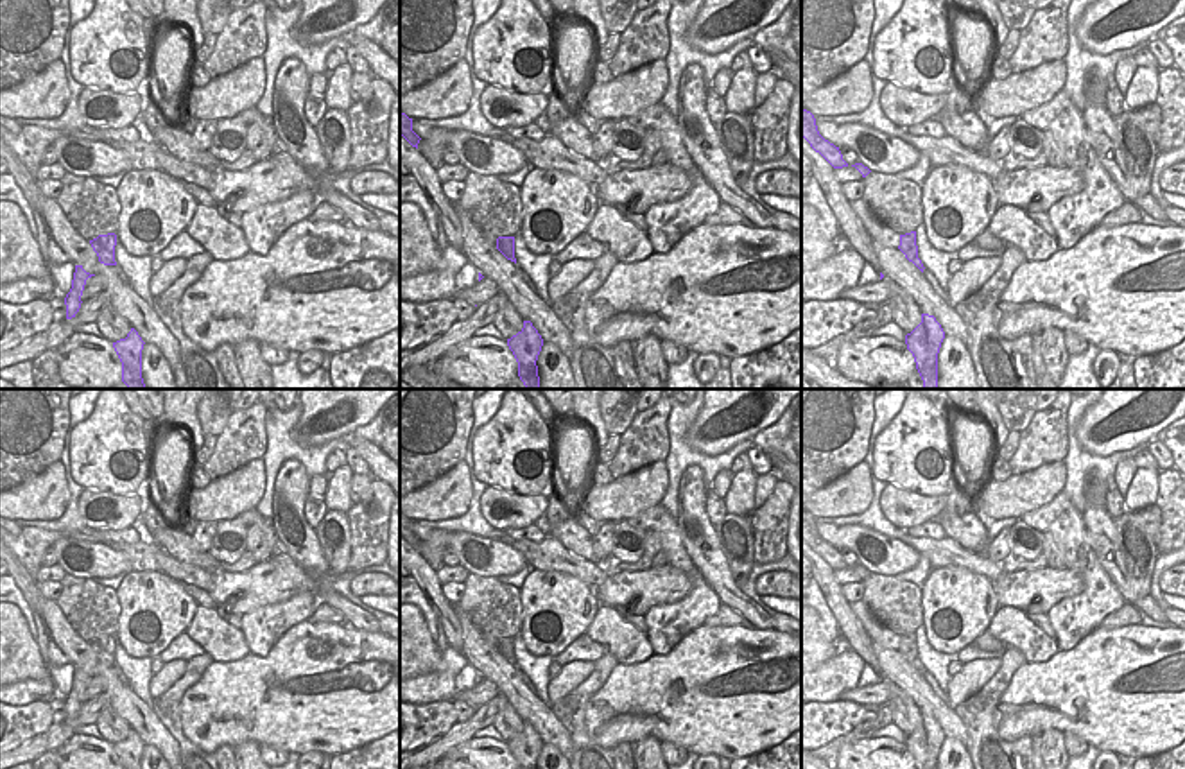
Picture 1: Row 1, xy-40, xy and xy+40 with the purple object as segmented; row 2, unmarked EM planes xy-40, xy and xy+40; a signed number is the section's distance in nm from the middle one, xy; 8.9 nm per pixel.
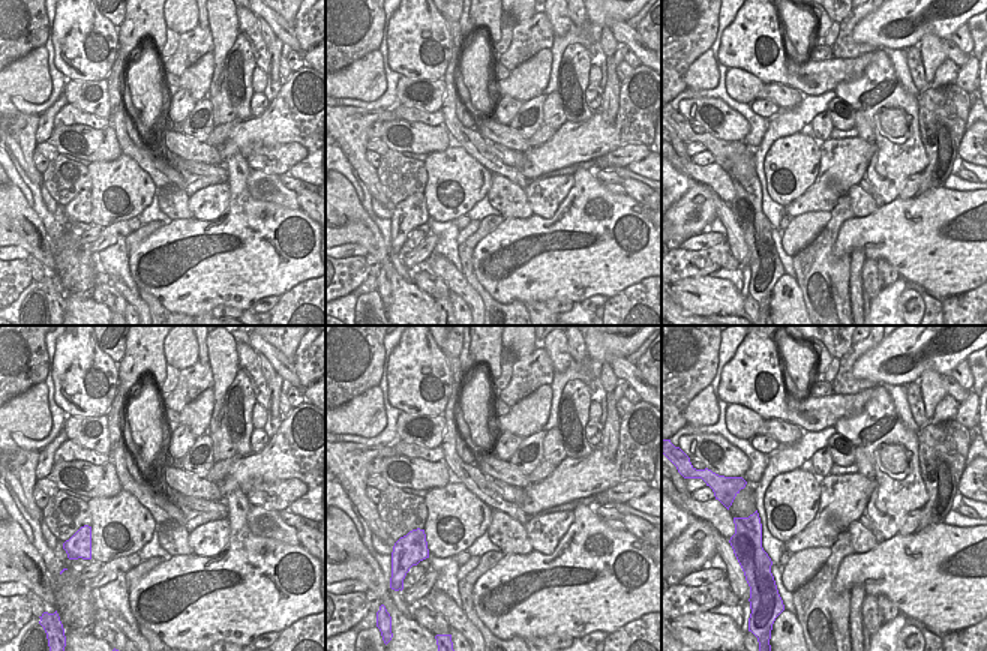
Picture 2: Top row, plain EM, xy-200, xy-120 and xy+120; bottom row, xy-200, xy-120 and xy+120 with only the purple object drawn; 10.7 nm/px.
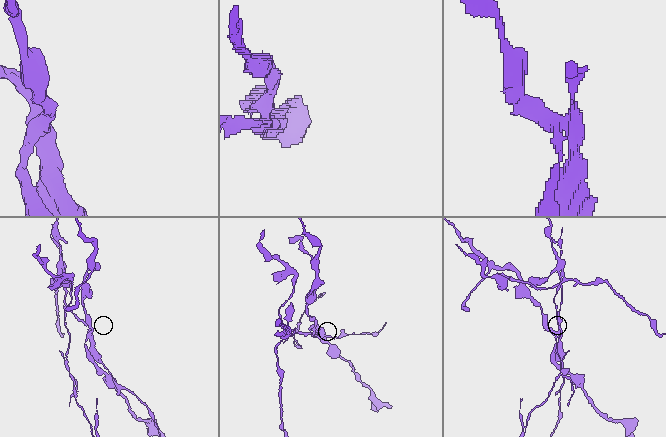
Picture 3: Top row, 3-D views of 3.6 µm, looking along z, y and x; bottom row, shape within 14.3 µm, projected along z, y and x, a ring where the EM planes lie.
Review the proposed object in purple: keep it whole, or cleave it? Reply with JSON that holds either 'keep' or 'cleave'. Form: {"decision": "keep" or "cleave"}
{"decision": "cleave"}

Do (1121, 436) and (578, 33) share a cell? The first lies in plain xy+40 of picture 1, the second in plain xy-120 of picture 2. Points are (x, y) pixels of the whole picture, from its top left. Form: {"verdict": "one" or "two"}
{"verdict": "two"}

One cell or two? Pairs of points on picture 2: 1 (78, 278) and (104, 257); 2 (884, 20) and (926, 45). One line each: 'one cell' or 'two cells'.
1: two cells
2: two cells

